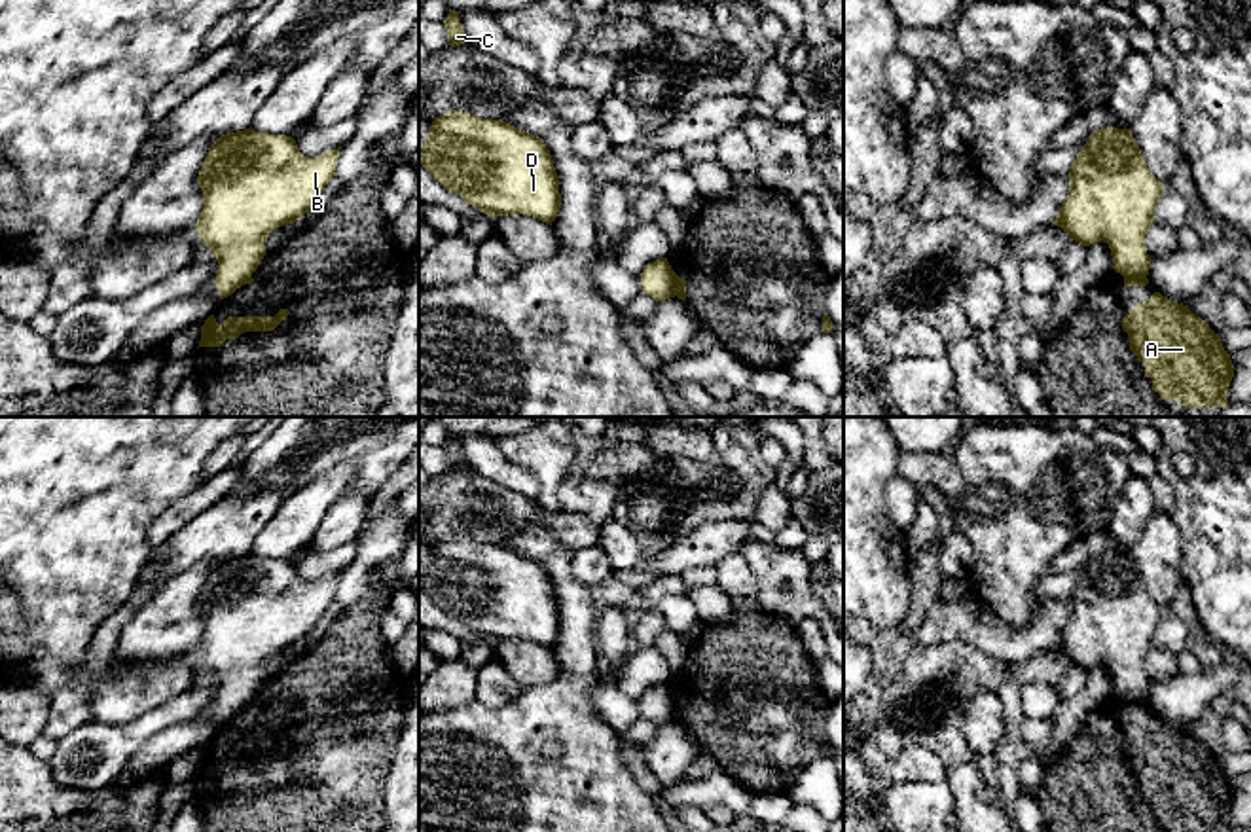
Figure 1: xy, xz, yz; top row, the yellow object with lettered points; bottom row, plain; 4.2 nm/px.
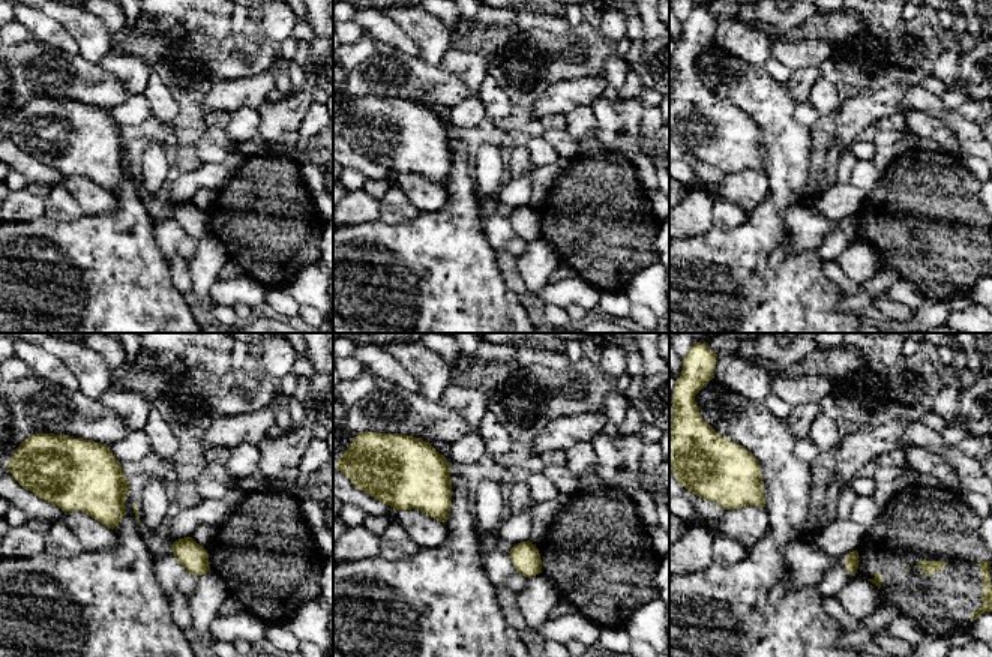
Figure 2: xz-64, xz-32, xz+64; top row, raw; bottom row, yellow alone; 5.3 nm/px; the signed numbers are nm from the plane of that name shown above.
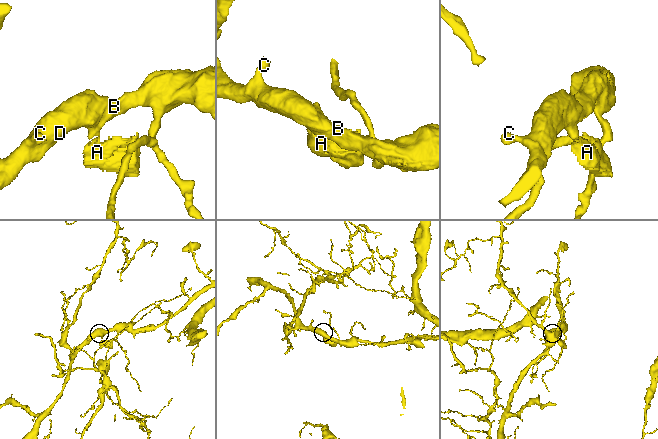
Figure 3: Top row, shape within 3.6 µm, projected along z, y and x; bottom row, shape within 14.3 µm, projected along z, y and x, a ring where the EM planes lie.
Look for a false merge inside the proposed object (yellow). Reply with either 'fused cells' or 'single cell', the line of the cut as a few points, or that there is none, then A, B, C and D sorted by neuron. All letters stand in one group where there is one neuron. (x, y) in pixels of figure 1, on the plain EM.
fused cells; cut xz (673, 698), (675, 719); groups A / B C D

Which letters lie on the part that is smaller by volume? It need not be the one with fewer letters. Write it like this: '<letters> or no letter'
A

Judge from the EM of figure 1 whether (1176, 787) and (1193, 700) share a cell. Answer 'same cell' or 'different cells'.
different cells

